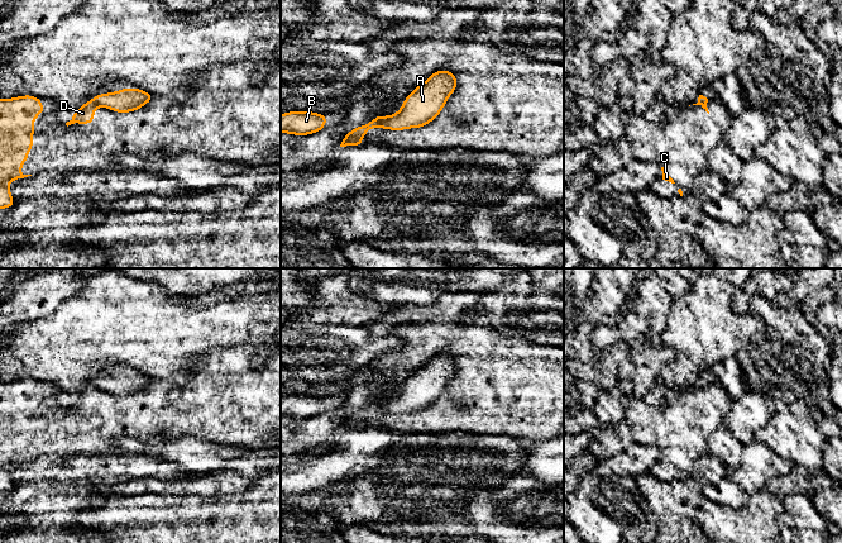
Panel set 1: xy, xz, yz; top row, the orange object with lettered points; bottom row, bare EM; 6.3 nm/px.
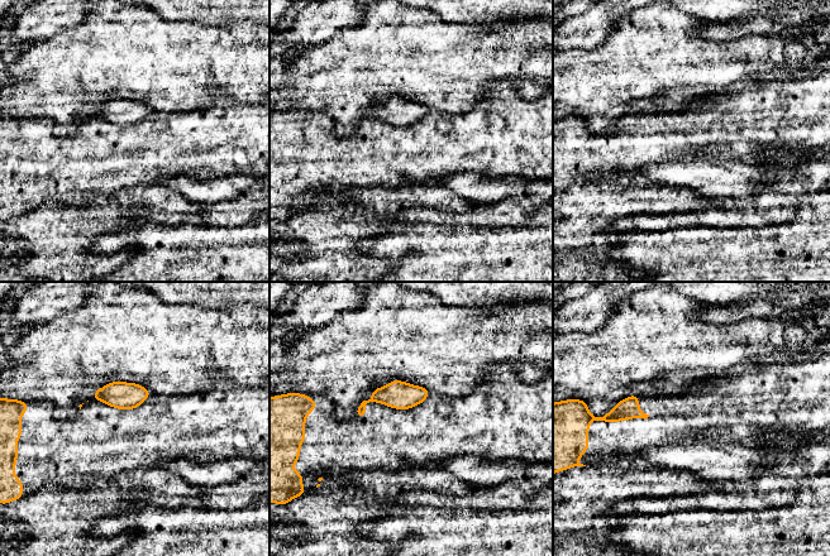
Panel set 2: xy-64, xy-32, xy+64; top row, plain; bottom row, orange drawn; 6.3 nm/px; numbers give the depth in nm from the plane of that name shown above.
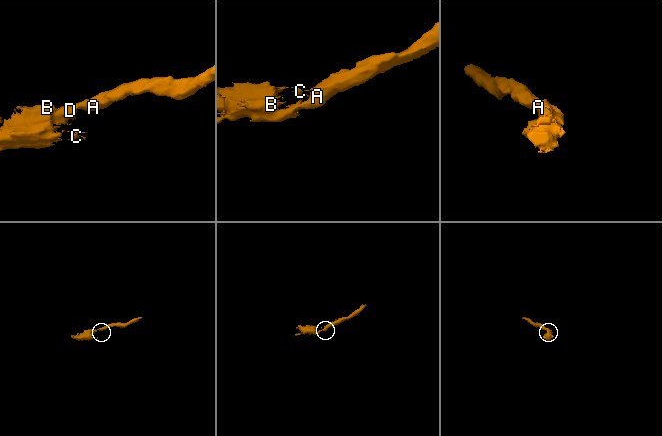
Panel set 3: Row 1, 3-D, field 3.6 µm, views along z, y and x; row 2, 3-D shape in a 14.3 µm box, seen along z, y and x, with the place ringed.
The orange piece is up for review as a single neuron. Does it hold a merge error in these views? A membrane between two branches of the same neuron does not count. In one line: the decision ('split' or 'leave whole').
split

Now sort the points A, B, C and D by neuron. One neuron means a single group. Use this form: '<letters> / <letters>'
A / B C D

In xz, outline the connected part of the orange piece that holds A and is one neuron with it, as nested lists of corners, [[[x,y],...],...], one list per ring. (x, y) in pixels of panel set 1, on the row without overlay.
[[[451,354],[434,356],[406,381],[398,396],[382,403],[382,410],[402,414],[431,406],[455,372],[456,361]]]

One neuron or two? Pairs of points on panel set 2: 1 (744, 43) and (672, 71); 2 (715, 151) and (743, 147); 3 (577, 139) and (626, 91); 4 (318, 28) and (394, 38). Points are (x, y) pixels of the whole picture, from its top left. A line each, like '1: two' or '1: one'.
1: one
2: one
3: two
4: two

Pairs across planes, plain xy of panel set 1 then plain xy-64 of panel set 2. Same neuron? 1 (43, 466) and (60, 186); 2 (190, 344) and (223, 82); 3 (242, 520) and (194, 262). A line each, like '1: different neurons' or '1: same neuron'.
1: different neurons
2: same neuron
3: same neuron

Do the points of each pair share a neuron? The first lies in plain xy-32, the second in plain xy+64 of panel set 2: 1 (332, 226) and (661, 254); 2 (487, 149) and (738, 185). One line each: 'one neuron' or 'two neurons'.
1: two neurons
2: two neurons

